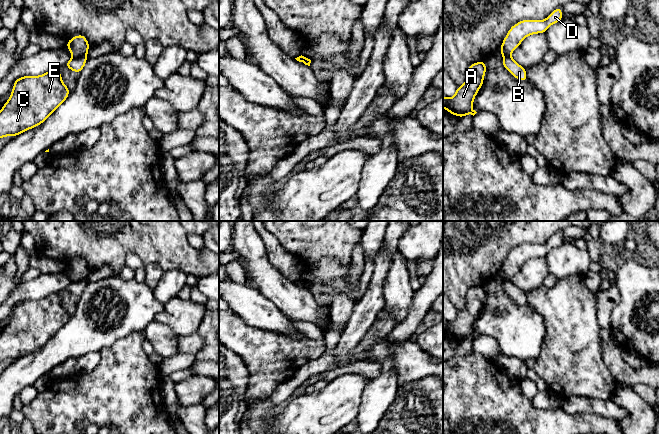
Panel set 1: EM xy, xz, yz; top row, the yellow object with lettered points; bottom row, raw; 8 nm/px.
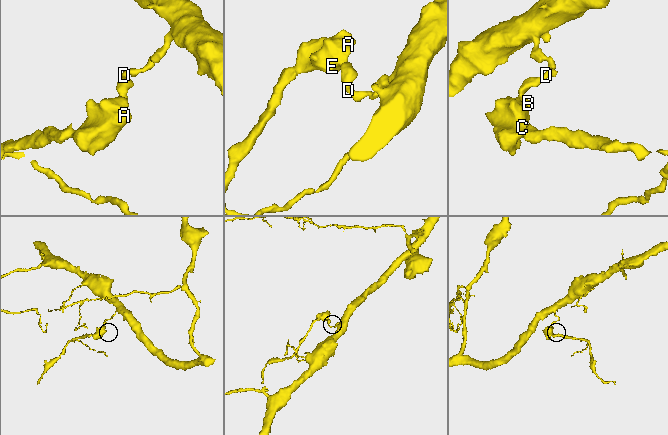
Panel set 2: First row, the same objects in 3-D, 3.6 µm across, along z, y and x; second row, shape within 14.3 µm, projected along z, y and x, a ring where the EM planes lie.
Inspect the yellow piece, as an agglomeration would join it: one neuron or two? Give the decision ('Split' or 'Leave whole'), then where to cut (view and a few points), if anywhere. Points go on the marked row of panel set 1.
Split. Split along xy (86, 54), (80, 57), (73, 57)

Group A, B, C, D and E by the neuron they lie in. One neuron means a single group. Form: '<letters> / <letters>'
A B C E / D

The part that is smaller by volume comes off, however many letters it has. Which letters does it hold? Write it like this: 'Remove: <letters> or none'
Remove: A, B, C, E

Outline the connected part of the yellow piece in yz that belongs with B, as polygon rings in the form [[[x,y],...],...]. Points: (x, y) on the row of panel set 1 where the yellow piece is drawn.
[[[504,56],[502,64],[517,80],[521,82],[528,80],[526,69],[515,62],[511,56]]]

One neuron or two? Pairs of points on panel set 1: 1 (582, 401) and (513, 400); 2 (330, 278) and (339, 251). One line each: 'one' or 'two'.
1: two
2: two

